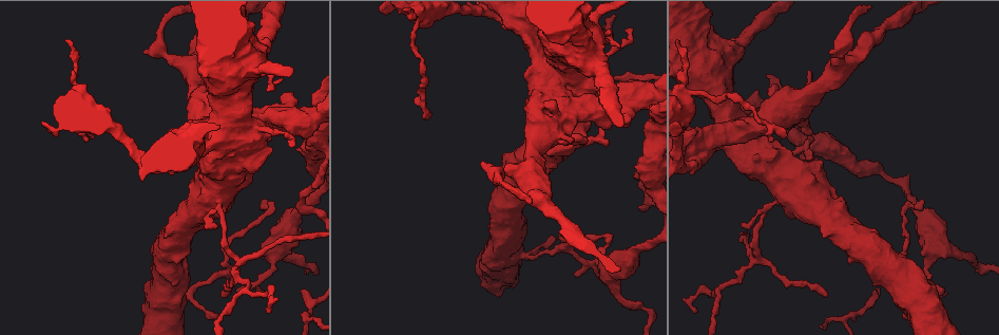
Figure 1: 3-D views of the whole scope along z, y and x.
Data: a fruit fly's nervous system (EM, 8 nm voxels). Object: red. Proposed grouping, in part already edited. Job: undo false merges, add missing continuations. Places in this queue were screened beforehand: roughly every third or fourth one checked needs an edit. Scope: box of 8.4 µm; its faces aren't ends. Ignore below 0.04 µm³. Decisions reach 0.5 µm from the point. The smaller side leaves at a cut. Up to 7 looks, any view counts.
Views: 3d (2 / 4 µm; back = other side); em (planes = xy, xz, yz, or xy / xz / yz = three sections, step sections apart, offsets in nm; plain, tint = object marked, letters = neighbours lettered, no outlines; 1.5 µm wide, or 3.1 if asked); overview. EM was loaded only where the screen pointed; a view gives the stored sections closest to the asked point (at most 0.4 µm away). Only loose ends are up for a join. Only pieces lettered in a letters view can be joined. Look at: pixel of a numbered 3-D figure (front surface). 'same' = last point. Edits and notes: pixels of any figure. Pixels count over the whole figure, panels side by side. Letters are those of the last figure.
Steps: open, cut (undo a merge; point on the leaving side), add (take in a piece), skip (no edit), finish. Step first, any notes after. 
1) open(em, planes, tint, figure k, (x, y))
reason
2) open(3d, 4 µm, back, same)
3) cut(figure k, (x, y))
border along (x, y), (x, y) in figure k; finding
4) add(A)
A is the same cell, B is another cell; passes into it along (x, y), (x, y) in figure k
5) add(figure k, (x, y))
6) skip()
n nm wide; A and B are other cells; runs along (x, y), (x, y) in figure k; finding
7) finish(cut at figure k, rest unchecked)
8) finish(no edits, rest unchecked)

open(3d, 2 µm, figure 1, (922, 200))
long arm stops here

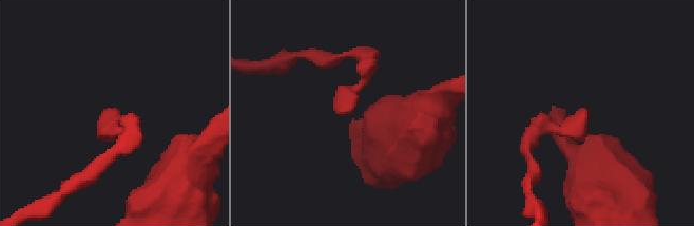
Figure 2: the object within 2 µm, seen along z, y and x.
open(em, planes, letters, figure 2, (584, 109))
need the tissue

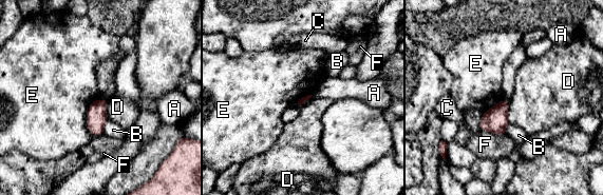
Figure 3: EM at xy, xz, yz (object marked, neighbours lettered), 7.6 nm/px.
skip()
A, B, C, D, E and F are other cells; border along (509, 100), (507, 109), (508, 123) in figure 3; none of them fits

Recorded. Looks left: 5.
open(3d, 4 µm, figure 1, (928, 272))
touches itself

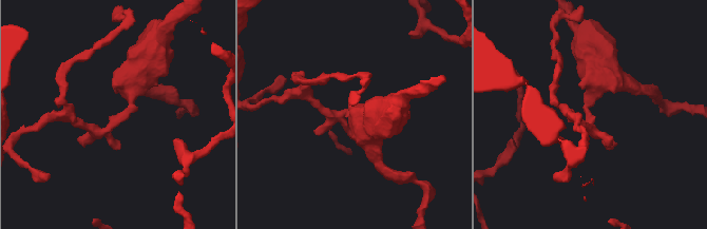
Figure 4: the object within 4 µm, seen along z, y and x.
open(em, xy, step 8, tint, figure 4, (587, 113))
now the EM

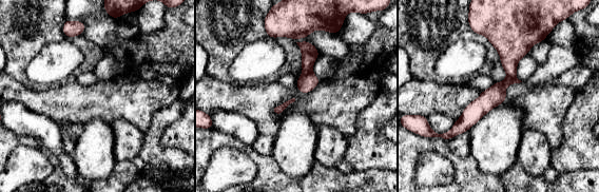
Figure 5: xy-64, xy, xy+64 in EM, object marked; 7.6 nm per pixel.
open(em, planes, letters, same)
another direction

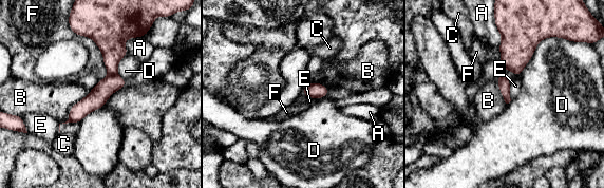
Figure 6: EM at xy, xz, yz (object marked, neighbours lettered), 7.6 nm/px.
cut(figure 6, (111, 42))
90 nm wide; A, B, C, D, E and F are other cells; border along (116, 73), (109, 75) in figure 6; two neurons meet here

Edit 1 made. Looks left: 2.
open(3d, 4 µm, figure 1, (184, 296))
sharp bend

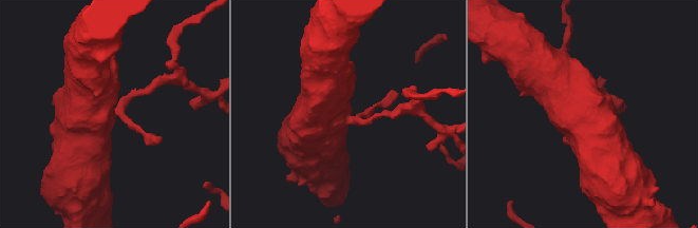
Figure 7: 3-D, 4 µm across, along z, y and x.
open(em, planes, letters, figure 7, (113, 116))
now the EM

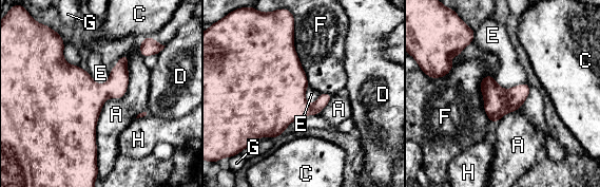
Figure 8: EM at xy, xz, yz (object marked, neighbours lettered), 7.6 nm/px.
skip()
220 nm wide; A, C, D, E, F, G and H are other cells; continuous, no second neuron

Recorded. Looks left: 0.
finish(cut at figure 6, rest unchecked)

